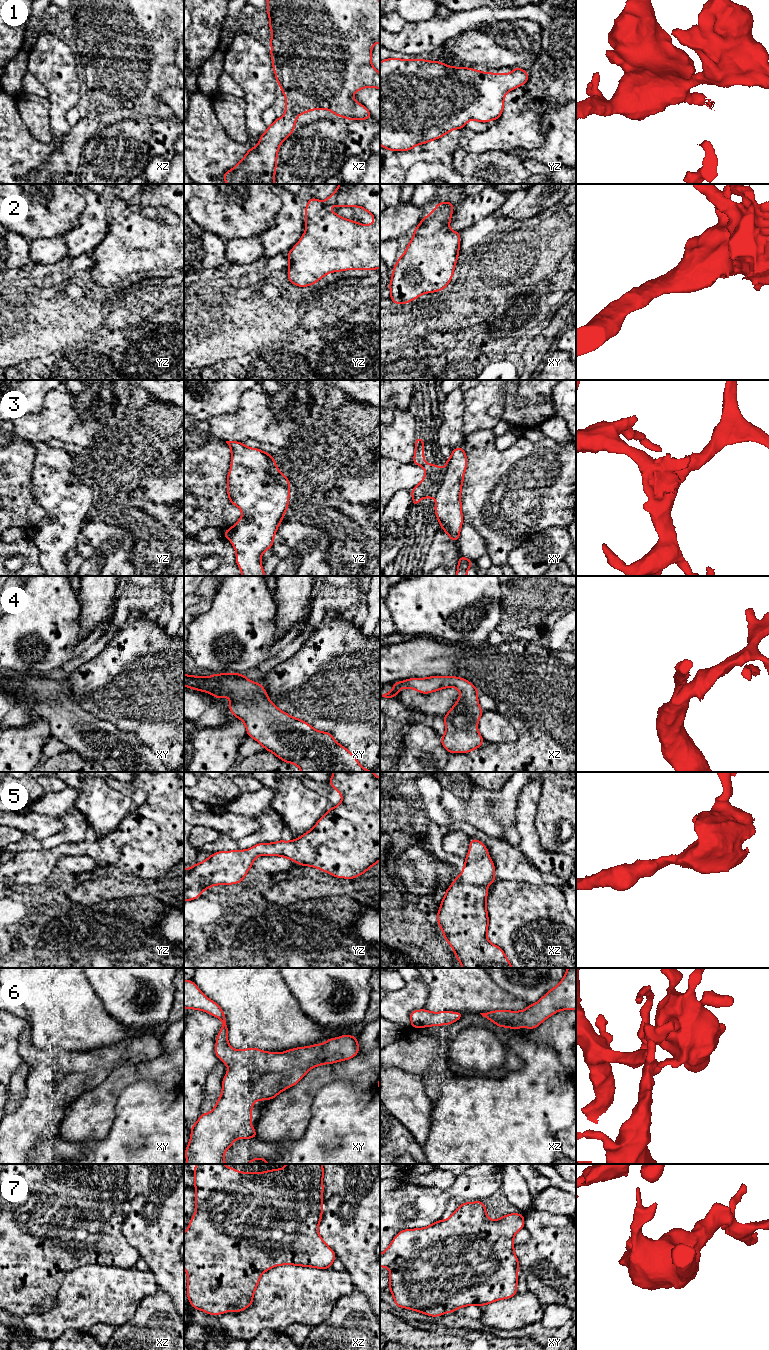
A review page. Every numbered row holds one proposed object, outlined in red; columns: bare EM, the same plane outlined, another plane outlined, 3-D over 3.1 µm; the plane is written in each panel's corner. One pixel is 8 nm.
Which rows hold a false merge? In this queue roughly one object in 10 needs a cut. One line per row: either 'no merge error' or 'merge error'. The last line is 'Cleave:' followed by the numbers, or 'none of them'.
1: no merge error
2: no merge error
3: no merge error
4: no merge error
5: no merge error
6: no merge error
7: no merge error
Cleave: none of them

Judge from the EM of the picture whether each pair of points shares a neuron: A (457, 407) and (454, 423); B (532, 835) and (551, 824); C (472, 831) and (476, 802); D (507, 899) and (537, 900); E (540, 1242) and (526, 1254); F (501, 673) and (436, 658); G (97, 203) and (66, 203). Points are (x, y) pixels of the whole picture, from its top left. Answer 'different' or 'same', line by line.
A: same
B: different
C: different
D: same
E: same
F: same
G: different

